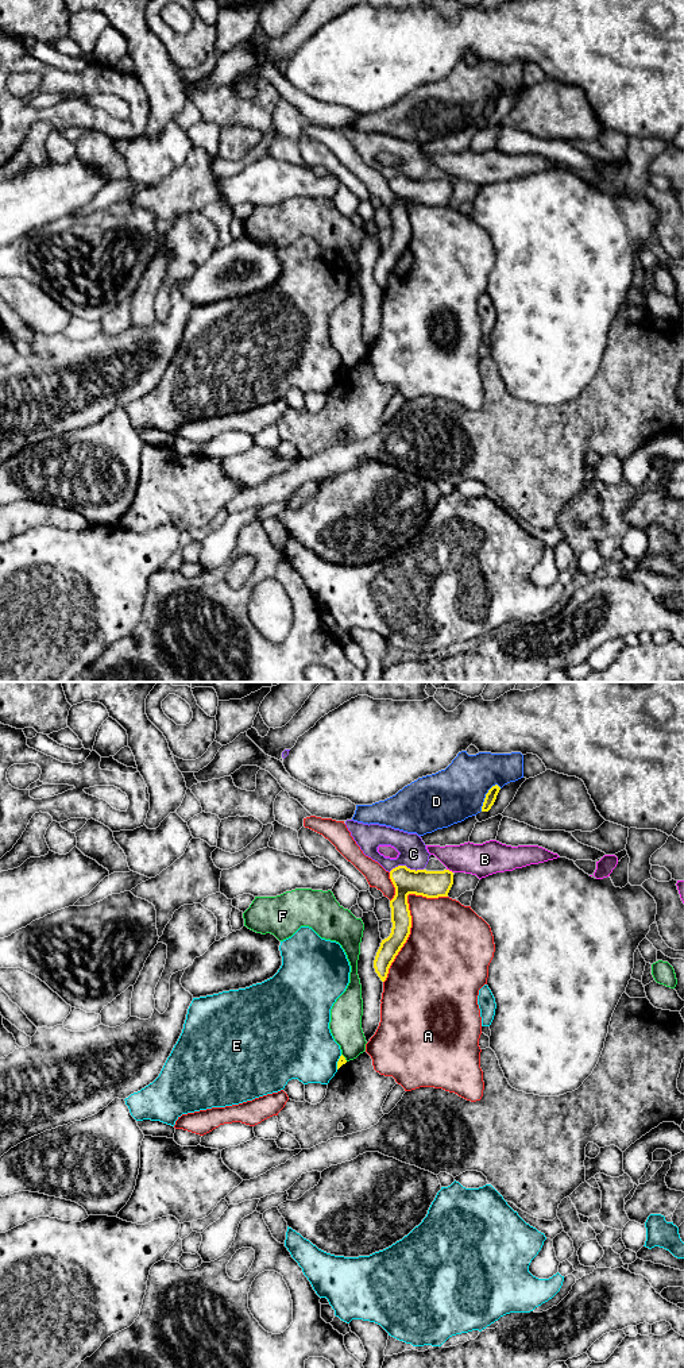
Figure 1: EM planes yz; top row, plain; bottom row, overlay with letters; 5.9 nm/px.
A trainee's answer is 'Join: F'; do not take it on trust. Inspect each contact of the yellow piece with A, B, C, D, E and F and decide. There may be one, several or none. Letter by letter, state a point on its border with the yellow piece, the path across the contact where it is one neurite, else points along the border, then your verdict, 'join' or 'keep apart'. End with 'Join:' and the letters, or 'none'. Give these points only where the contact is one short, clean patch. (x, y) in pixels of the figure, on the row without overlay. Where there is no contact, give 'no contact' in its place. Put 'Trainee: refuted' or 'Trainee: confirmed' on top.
Trainee: refuted
A: contact yz (410, 228); keep apart
B: contact yz (448, 178); border yz (447, 177), (452, 181); keep apart
C: contact yz (405, 174); keep apart
D: contact yz (486, 106); keep apart
E: contact yz (337, 370); keep apart
F: contact yz (344, 366); keep apart
Join: none

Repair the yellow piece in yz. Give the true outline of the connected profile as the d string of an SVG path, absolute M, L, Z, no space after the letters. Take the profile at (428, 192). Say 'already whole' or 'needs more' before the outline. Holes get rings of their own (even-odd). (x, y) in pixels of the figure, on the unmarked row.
already whole | M398 174L390 180L390 188L395 196L395 204L390 209L393 236L390 244L382 248L374 269L375 281L382 290L386 289L391 271L410 243L411 224L407 204L448 205L453 193L453 181L449 178L416 180L406 174Z

